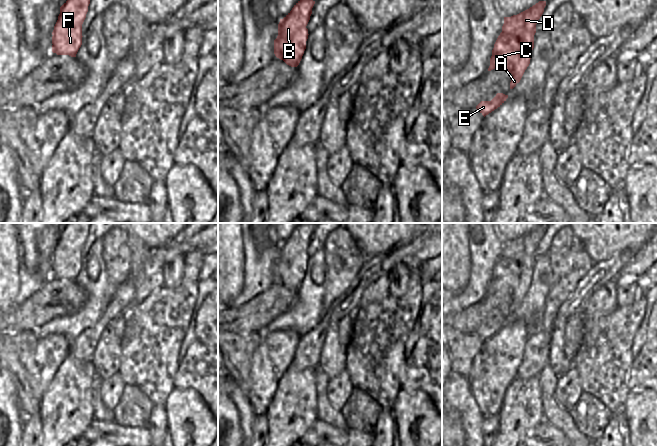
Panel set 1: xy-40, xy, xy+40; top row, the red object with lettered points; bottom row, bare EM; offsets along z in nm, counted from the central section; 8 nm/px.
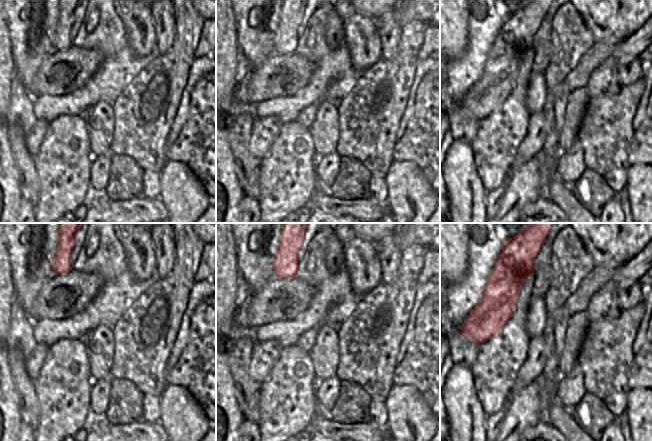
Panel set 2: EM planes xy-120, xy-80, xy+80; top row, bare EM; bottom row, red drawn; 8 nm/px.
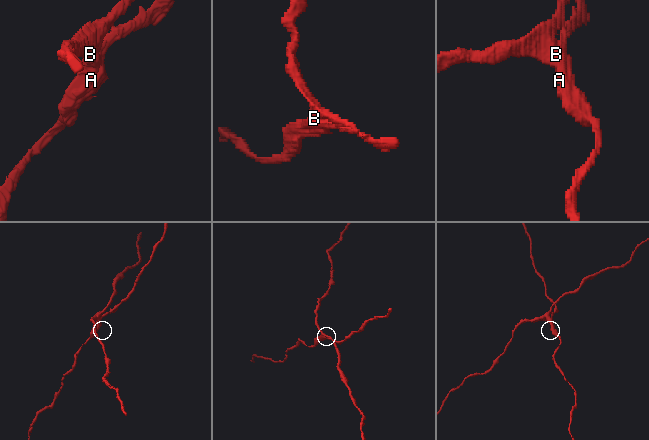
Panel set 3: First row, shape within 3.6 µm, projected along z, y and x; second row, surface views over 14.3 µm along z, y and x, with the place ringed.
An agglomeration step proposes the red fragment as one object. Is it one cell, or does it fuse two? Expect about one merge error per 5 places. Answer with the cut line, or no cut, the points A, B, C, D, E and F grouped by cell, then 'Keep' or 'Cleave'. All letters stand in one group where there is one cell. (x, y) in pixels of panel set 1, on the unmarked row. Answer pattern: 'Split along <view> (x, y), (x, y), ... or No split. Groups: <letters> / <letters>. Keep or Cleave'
Split along xy (276, 262), (279, 264), (283, 281), (293, 288), (298, 287). Groups: A C D E / B F. Cleave

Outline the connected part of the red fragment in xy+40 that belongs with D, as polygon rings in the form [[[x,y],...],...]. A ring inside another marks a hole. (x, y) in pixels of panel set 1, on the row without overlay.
[[[539,225],[517,239],[504,241],[502,256],[494,268],[488,295],[507,293],[512,298],[510,313],[520,306],[530,288],[536,248],[544,236],[545,230],[546,225]],[[522,272],[524,273],[522,282],[515,287],[514,282]]]

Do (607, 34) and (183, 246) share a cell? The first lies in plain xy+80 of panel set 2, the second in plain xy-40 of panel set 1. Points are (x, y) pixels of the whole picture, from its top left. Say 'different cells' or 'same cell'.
different cells

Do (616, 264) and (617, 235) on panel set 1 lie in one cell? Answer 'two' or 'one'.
two

